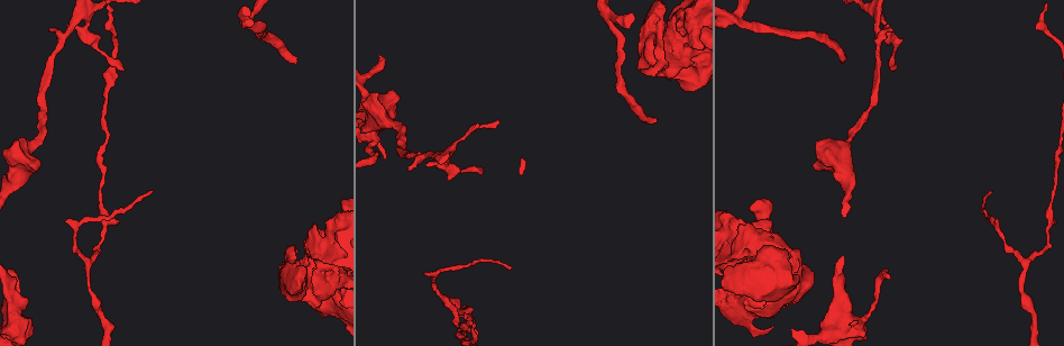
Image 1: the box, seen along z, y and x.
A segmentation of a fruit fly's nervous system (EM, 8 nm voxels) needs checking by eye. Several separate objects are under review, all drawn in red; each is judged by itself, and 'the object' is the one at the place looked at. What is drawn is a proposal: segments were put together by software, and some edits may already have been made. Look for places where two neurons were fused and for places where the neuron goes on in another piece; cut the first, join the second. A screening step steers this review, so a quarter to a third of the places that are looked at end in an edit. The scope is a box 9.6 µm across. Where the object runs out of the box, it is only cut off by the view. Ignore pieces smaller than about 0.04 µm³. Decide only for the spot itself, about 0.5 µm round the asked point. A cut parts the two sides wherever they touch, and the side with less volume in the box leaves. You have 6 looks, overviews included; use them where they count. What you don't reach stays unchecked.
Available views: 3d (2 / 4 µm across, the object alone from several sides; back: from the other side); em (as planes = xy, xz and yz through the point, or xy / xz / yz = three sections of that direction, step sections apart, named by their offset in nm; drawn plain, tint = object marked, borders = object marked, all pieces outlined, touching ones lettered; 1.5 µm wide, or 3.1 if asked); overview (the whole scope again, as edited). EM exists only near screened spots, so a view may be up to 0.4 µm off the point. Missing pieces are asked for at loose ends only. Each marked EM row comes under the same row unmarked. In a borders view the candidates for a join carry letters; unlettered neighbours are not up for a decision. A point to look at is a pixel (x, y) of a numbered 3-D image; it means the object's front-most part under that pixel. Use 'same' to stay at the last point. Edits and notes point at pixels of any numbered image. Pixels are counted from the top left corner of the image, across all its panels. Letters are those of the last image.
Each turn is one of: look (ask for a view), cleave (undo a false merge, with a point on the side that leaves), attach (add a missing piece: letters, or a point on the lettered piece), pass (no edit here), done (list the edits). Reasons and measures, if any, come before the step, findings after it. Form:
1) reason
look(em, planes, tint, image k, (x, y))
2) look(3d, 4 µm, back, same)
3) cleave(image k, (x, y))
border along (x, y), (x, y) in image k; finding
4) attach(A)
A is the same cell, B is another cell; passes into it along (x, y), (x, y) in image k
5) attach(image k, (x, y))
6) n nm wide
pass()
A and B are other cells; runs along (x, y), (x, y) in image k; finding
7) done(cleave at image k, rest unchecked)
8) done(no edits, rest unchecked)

look(3d, 2 µm, image 1, (604, 8))

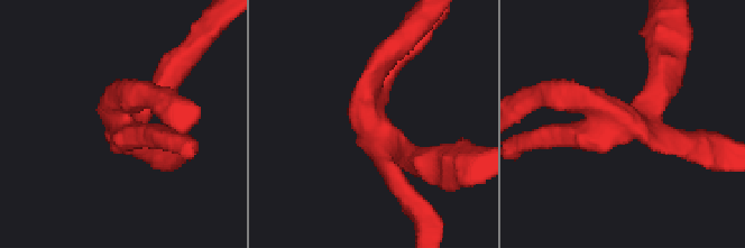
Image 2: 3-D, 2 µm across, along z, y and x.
look(em, planes, tint, image 2, (377, 127))

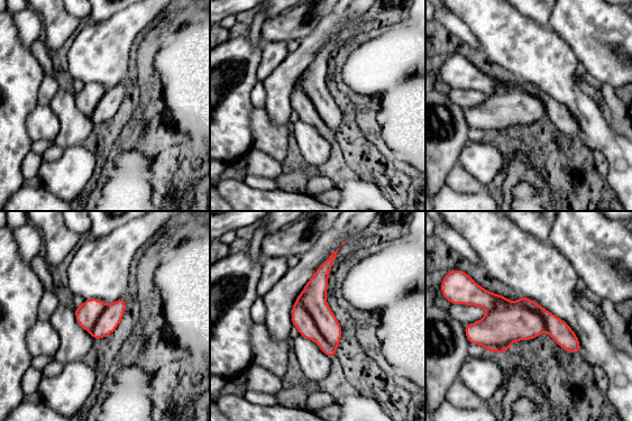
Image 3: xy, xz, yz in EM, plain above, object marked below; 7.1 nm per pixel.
look(em, planes, borders, same)

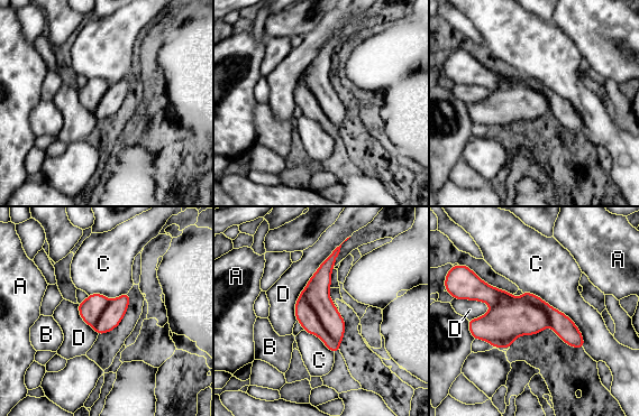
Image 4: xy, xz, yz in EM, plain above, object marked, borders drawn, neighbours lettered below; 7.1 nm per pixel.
240 nm wide
pass()
A, B, C and D are other cells; border along (521, 289), (563, 312), (584, 348) in image 4; all the same neuron

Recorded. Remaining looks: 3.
thin end
look(em, planes, borders, image 1, (890, 32))

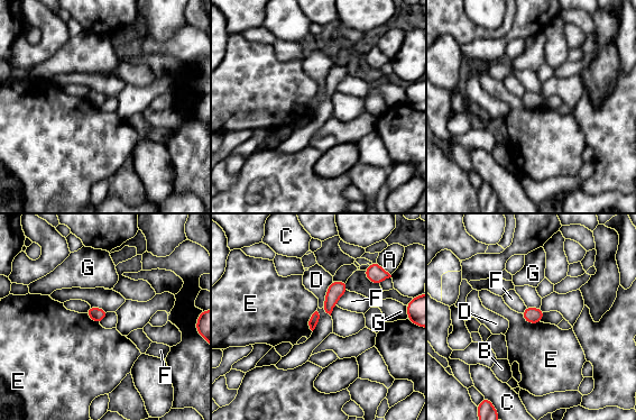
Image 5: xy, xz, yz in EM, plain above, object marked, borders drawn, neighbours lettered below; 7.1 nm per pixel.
pass()
A, B, C, D, E, F and G are other cells; border along (521, 313), (528, 322), (540, 322) in image 5; none of them fits

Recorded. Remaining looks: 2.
sharp bend
look(em, planes, borders, image 1, (879, 281))

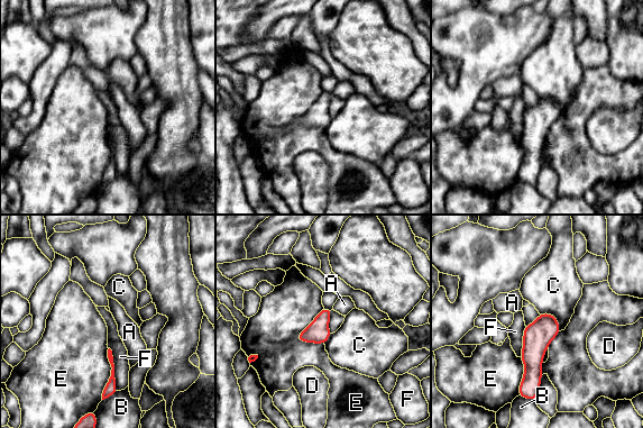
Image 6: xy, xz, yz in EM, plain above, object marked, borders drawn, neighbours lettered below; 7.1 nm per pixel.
F touches over 320 nm
pass()
A, B, C, D, E and F are other cells; one neuron here

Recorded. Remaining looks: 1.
done(no edits, rest unchecked)

